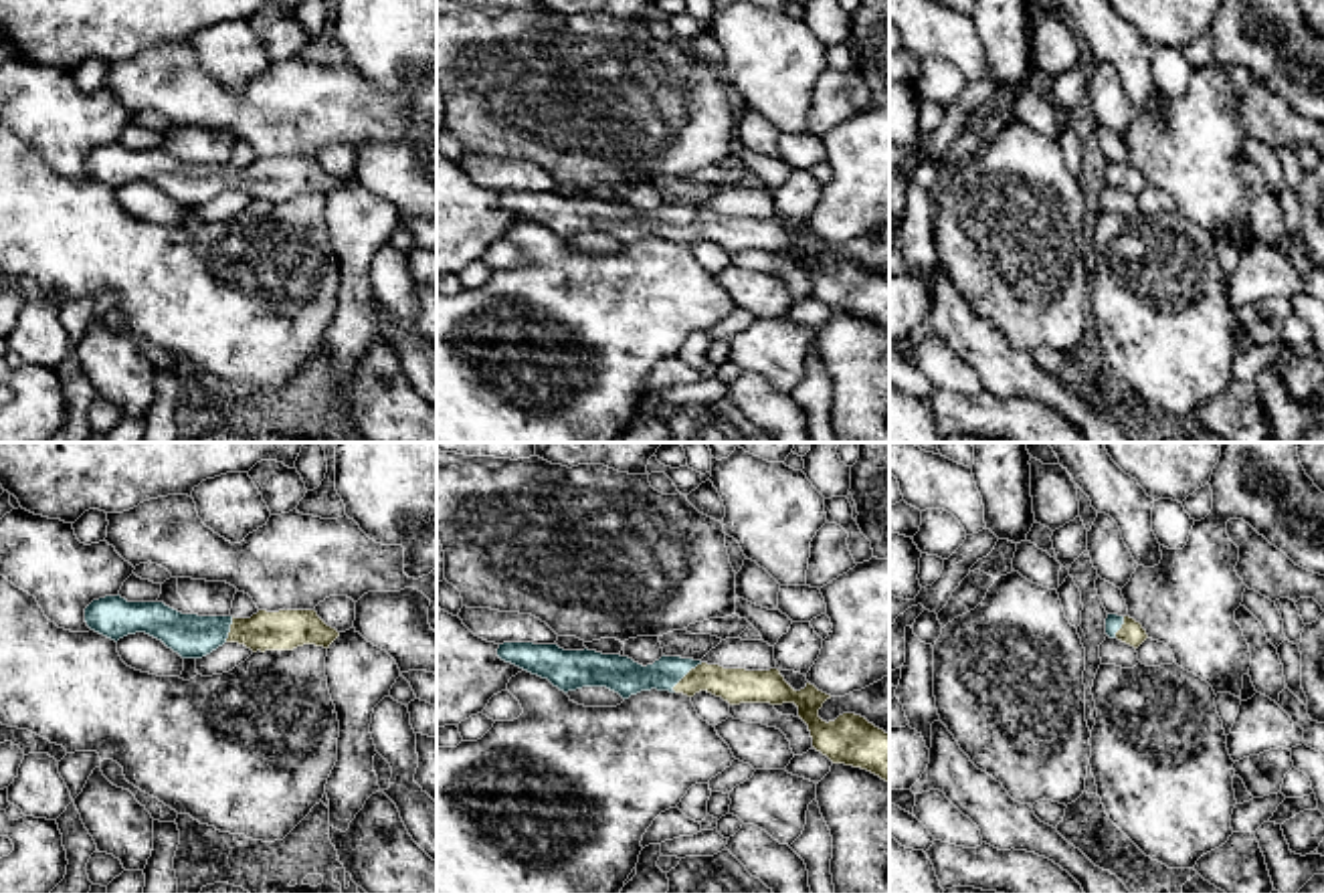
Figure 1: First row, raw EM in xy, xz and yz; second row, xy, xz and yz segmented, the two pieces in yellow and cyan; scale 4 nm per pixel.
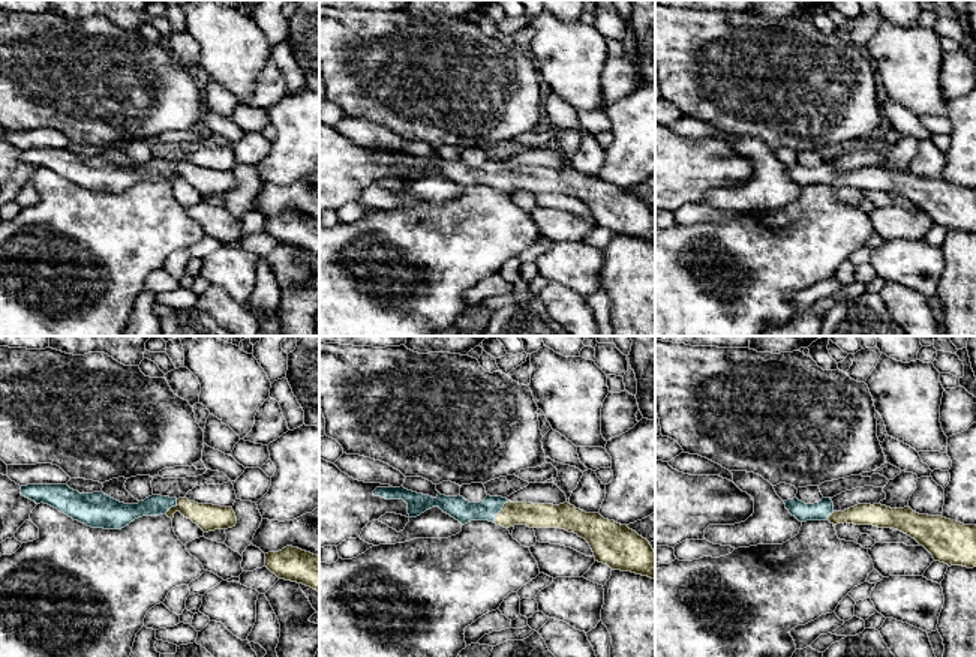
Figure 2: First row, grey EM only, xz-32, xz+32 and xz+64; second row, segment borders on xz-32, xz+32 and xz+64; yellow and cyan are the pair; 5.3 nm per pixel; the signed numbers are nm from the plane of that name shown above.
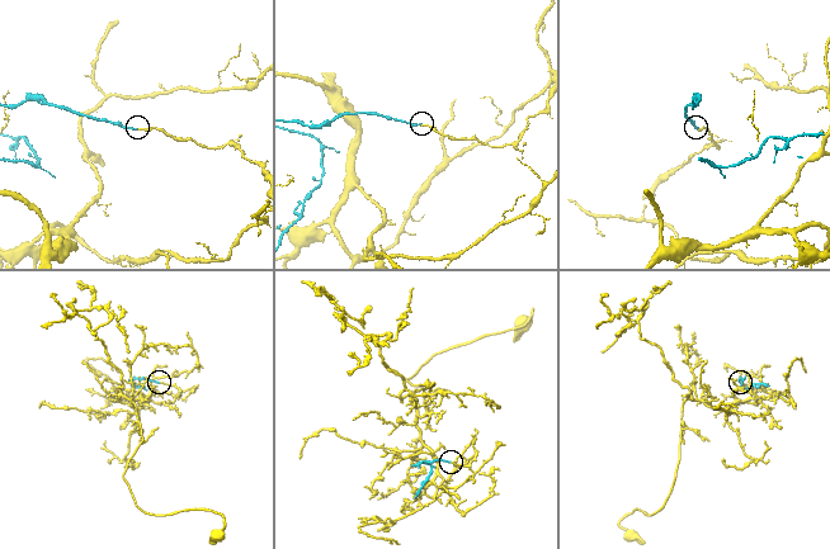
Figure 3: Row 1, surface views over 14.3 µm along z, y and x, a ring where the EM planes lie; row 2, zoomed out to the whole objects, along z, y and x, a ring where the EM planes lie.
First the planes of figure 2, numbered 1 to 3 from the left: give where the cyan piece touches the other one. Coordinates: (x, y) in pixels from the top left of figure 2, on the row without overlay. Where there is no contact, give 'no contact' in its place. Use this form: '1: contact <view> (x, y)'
1: contact xz-32 (171, 171)
2: contact xz+32 (499, 176)
3: contact xz+64 (829, 179)

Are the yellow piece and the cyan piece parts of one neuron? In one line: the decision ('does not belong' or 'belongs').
belongs

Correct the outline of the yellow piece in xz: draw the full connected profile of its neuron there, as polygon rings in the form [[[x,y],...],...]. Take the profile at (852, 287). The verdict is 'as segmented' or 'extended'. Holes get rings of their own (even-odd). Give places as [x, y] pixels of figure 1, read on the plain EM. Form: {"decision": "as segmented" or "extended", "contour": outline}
{"decision": "extended", "contour": [[[503,190],[497,204],[532,222],[548,226],[560,238],[606,234],[623,246],[641,238],[669,238],[693,244],[707,238],[730,253],[740,251],[794,251],[798,265],[809,273],[813,295],[833,311],[867,317],[889,329],[889,281],[855,261],[823,269],[819,257],[831,242],[807,230],[794,238],[778,216],[746,218],[724,216],[693,206],[661,204],[653,212],[639,212],[629,204],[596,198],[564,198],[558,192]]]}

